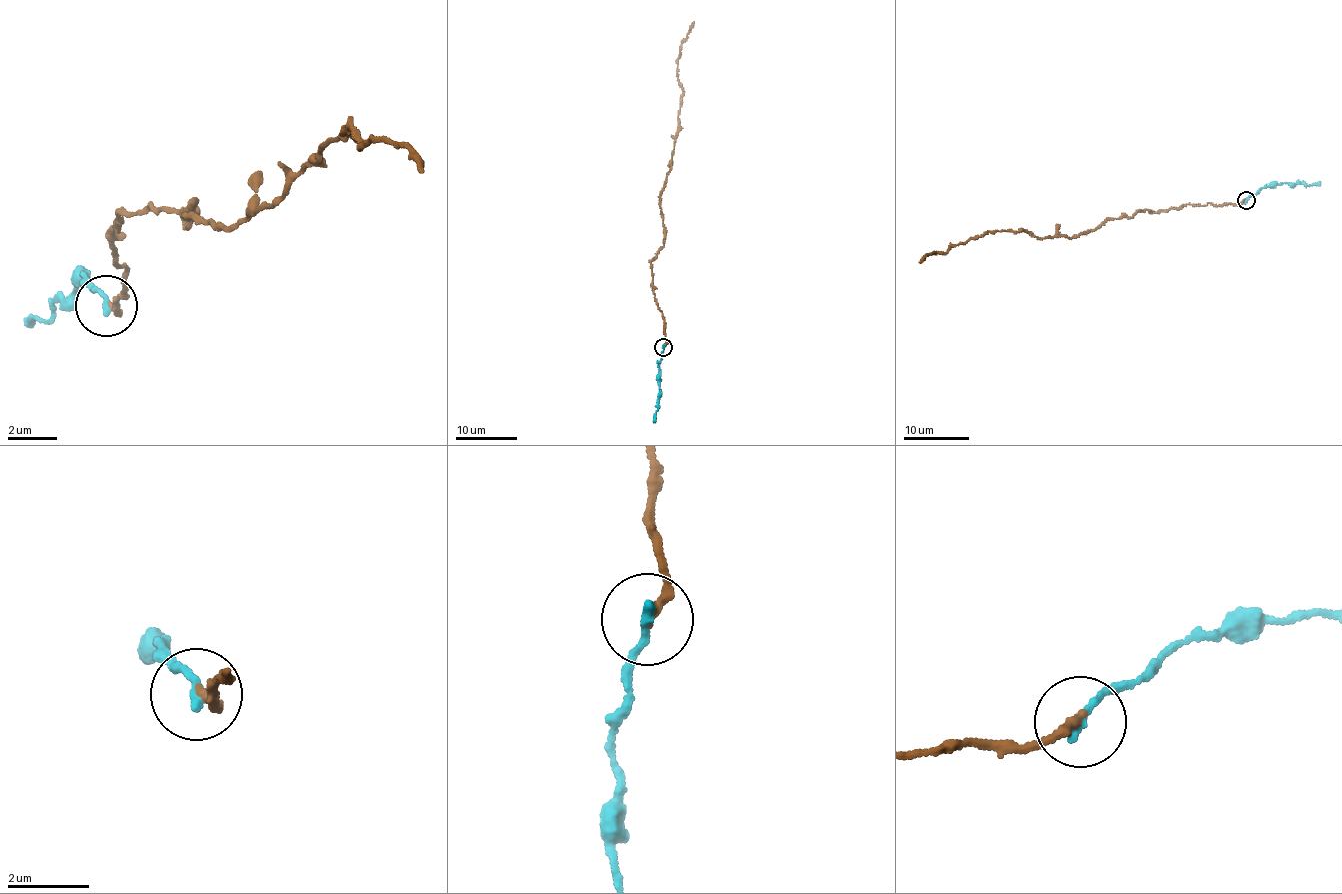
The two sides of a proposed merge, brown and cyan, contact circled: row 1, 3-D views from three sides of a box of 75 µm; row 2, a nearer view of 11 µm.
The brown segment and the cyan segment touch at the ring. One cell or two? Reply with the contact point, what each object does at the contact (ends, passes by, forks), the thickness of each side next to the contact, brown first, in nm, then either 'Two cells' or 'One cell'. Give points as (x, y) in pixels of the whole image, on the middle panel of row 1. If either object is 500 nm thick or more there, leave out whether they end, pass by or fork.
Place: (663, 347). At the ring brown ends. At the ring cyan ends. Thickness 240 nm (brown) against 240 nm. One cell

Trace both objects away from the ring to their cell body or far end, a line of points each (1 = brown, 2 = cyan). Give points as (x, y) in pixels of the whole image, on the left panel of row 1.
1: (107, 308), (121, 213), (183, 227), (198, 196), (248, 221), (346, 127), (424, 169)
2: (107, 308), (88, 273), (75, 285), (46, 324), (25, 317)

